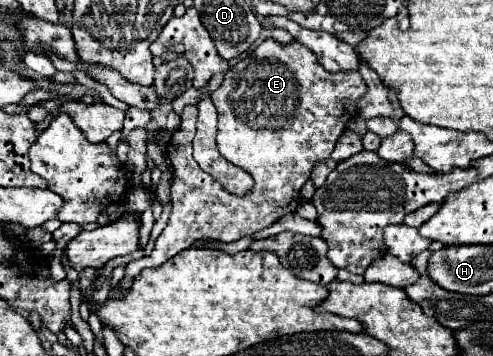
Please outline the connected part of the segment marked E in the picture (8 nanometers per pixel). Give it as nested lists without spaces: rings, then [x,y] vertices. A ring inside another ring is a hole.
[[[269,38],[255,48],[253,56],[243,58],[229,68],[219,90],[211,94],[219,112],[217,146],[227,160],[245,168],[255,178],[253,192],[243,198],[231,196],[209,174],[203,174],[193,158],[191,144],[197,108],[185,106],[181,112],[181,126],[175,130],[171,146],[167,148],[173,166],[173,210],[165,230],[155,240],[153,252],[125,266],[125,276],[121,280],[123,294],[129,292],[137,272],[167,262],[181,250],[187,250],[195,240],[211,238],[235,242],[243,236],[253,236],[275,224],[281,216],[295,212],[301,186],[309,180],[313,166],[331,156],[347,122],[357,116],[357,98],[361,98],[365,90],[365,80],[357,70],[329,74],[317,62],[315,54],[297,40],[281,44]]]

